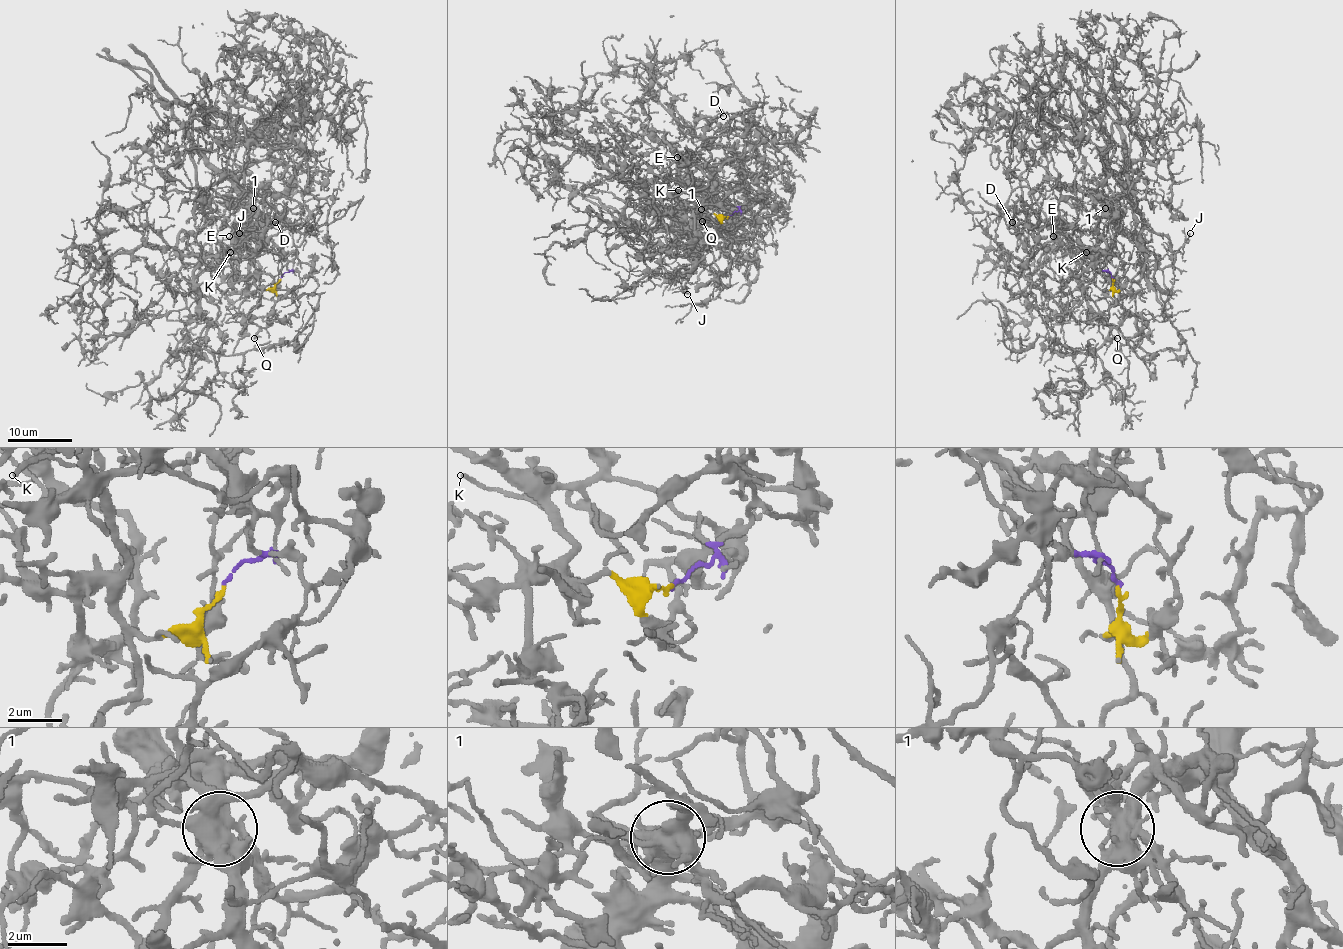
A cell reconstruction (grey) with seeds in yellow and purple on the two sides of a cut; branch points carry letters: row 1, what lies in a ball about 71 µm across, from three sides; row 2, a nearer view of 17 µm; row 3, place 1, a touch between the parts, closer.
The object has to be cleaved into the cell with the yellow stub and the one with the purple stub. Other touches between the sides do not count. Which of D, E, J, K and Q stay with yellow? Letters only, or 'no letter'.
D, E, K, Q

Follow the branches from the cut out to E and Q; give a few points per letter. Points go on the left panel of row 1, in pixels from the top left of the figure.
E: (281, 278), (263, 291), (256, 286), (255, 259), (234, 231), (237, 226), (231, 226), (232, 233), (229, 236)
Q: (281, 278), (260, 293), (260, 302), (248, 315), (258, 327), (258, 333), (253, 338)

